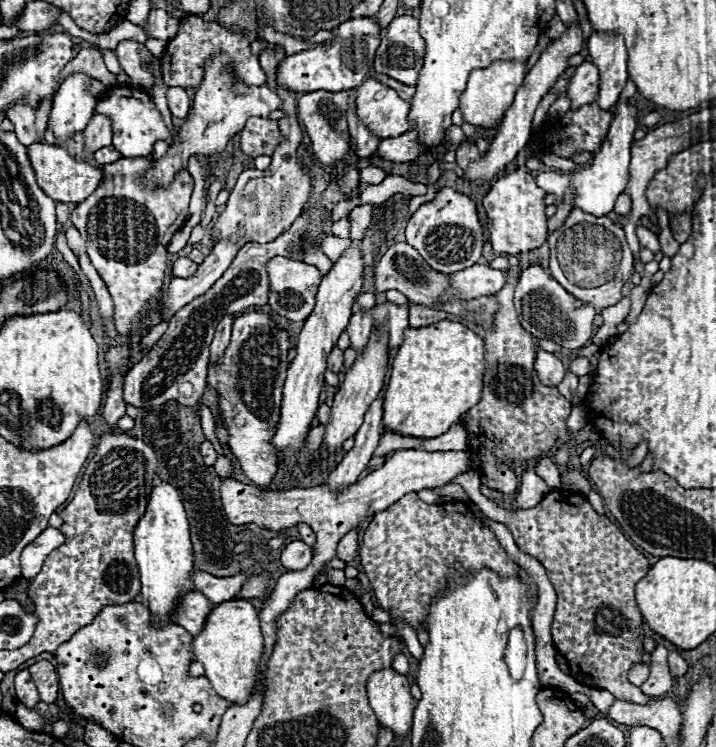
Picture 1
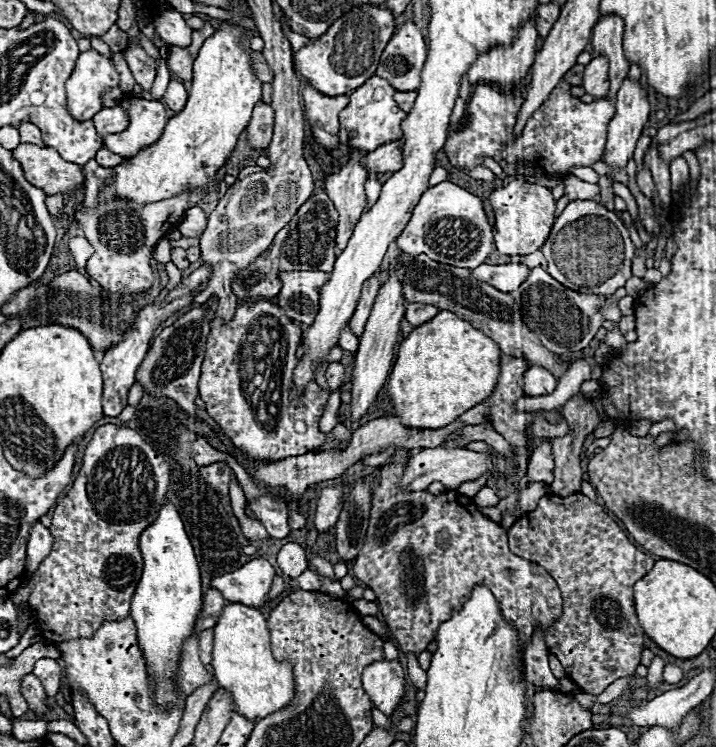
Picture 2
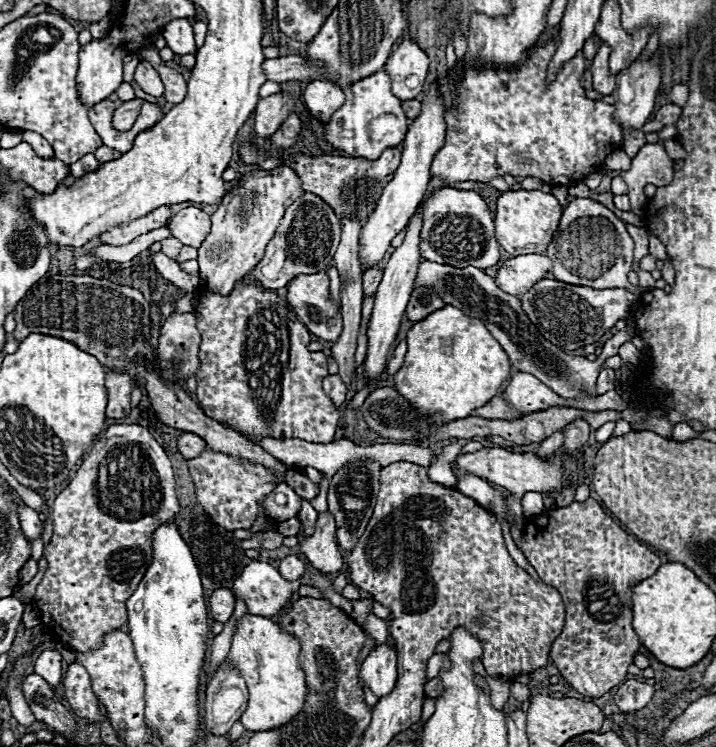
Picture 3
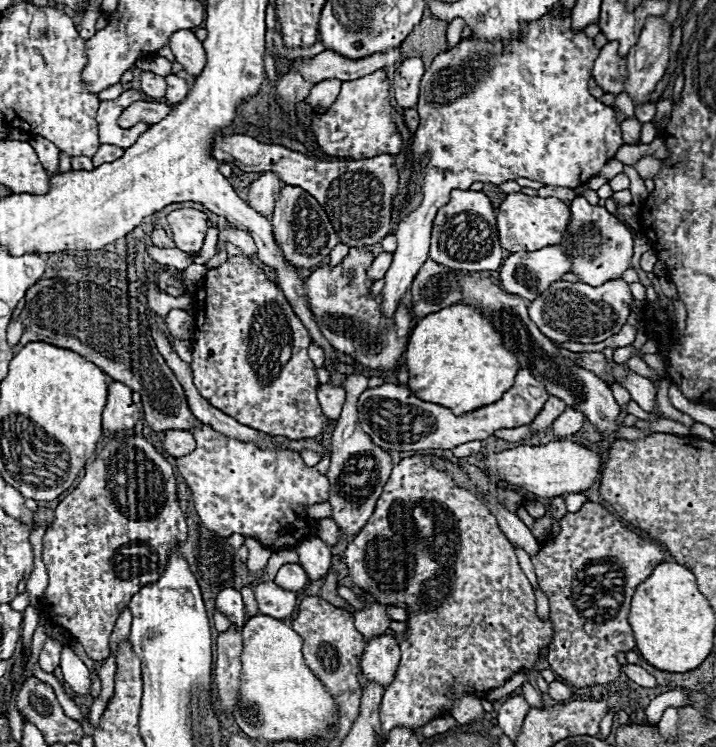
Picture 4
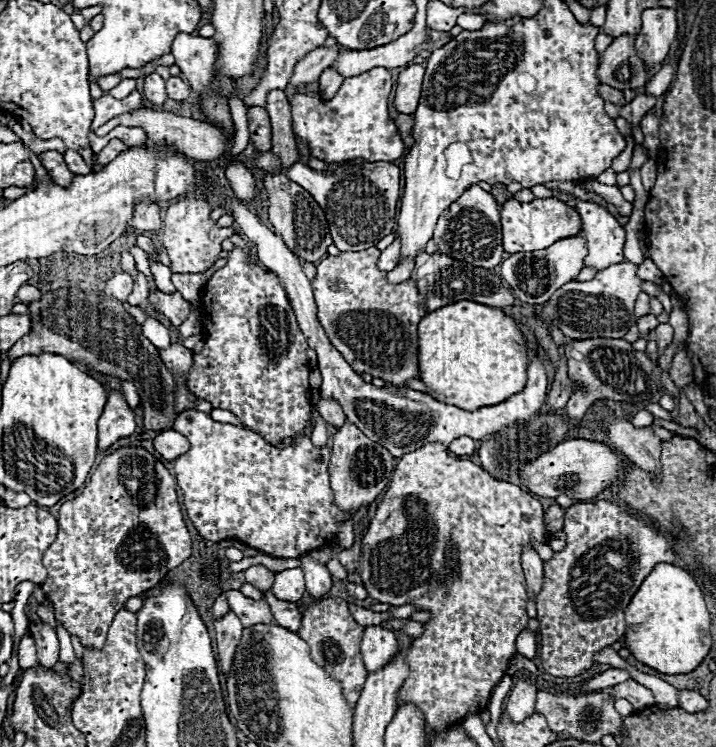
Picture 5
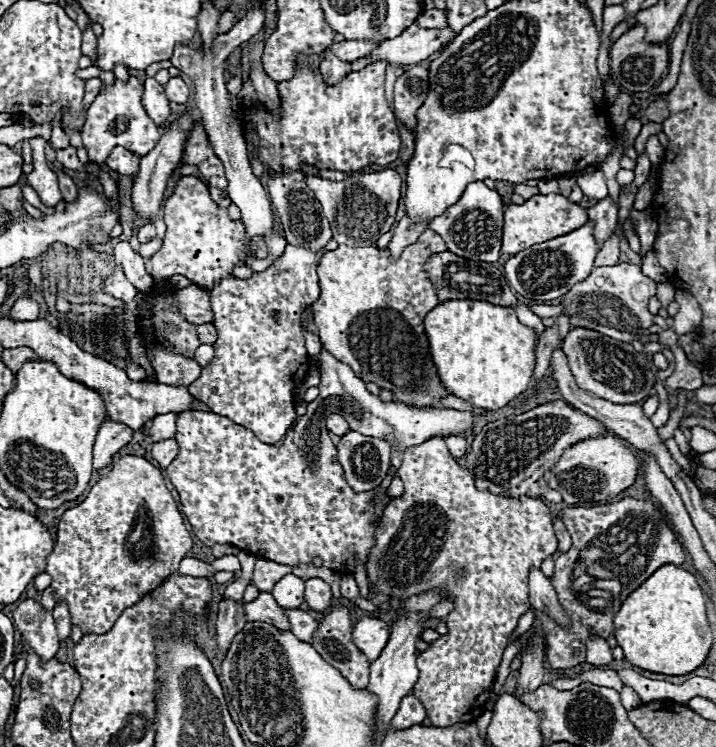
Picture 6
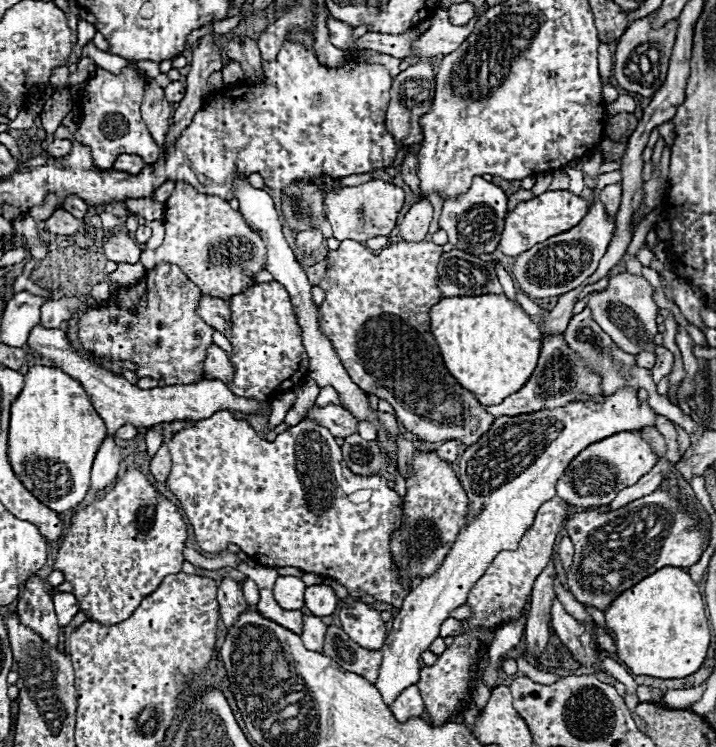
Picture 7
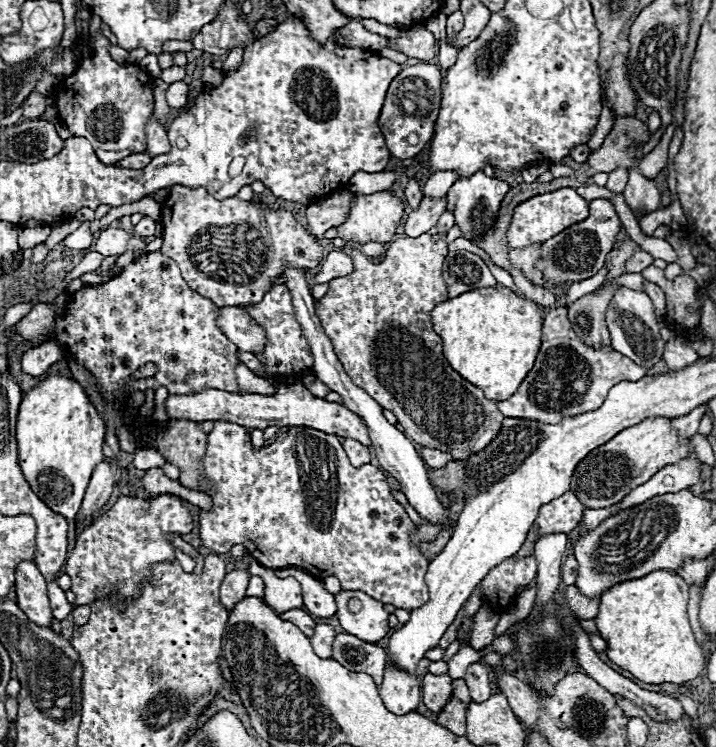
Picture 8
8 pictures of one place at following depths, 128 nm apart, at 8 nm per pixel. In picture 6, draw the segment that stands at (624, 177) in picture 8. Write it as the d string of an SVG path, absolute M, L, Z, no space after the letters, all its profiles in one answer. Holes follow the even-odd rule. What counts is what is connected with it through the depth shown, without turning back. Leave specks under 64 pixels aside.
M610 196L600 200L596 206L588 208L588 218L594 220L594 236L600 244L604 244L614 228L616 228L616 216L618 216L618 206Z

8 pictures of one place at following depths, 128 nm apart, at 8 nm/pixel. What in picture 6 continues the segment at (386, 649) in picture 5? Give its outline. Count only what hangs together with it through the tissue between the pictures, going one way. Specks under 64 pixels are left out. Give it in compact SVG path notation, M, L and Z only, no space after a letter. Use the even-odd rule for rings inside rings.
M362 616L354 622L354 632L352 632L352 640L354 644L374 662L380 652L384 650L386 642L388 642L388 624L382 622L380 618L372 618L372 616Z

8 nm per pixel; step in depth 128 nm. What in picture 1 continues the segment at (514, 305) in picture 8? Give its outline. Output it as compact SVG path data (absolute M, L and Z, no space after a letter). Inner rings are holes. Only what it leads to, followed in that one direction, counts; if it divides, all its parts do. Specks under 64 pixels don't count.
M440 320L422 328L408 328L392 362L384 396L384 428L414 438L444 434L462 414L480 402L486 372L484 338L460 322Z

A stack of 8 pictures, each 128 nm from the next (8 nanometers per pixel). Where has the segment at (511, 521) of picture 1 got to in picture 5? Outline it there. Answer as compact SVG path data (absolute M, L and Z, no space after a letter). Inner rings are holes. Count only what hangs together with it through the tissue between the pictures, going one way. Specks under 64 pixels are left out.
M600 500L594 504L574 504L566 508L564 532L566 548L562 552L556 552L554 558L544 564L544 586L536 598L536 618L540 622L540 658L544 670L552 676L570 678L588 670L594 664L596 652L622 640L626 632L624 610L630 598L656 564L674 564L676 552L672 550L670 540L650 522L626 512L622 506L610 500Z

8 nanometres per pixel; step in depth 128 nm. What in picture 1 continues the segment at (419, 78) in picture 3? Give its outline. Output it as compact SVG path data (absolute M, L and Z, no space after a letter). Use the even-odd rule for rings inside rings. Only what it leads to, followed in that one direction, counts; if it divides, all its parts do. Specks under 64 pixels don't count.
M398 16L382 34L374 70L406 86L416 86L424 52L426 44L418 34L418 20L412 16Z

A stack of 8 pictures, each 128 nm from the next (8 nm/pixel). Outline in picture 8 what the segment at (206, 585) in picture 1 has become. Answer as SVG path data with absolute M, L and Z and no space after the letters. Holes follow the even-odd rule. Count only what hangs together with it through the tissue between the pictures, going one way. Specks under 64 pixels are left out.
M318 624L316 630L314 630L314 636L310 638L312 640L312 646L314 646L314 652L320 656L320 658L332 658L332 642L334 642L334 628L328 626L328 624Z

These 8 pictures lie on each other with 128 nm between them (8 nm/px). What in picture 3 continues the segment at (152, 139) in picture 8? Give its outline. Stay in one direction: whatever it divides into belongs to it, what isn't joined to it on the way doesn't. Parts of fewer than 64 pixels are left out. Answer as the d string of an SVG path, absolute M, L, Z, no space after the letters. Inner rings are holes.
M144 60L138 64L134 80L140 84L140 88L146 94L152 94L152 96L162 96L164 94L164 86L162 86L162 80L160 80L158 72Z

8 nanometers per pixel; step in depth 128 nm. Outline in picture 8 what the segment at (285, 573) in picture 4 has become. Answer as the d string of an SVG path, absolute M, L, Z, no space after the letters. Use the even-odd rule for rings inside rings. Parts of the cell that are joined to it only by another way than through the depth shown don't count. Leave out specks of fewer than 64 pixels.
M274 570L264 572L264 584L266 584L266 592L264 592L264 602L276 612L276 614L284 614L288 610L294 608L302 608L302 592L300 592L300 582L292 576L288 578L276 578Z

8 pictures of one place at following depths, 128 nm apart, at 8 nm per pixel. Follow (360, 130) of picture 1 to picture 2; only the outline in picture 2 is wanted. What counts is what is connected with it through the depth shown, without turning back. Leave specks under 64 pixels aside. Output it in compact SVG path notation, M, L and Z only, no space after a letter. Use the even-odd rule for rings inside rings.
M354 150L348 164L338 174L330 176L326 180L326 186L324 186L326 194L330 196L330 200L334 202L336 210L340 214L338 228L336 228L336 246L338 246L338 250L346 248L358 218L366 210L364 182L368 178L368 174L360 166L360 158L364 154L366 152Z

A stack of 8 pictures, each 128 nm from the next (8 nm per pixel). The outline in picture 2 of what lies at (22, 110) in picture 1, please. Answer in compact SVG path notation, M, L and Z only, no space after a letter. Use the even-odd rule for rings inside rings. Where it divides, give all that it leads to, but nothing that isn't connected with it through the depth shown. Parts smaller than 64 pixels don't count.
M24 122L18 130L20 130L20 142L30 142L30 144L36 144L36 146L44 146L44 142L40 142L42 140L40 130L34 124Z

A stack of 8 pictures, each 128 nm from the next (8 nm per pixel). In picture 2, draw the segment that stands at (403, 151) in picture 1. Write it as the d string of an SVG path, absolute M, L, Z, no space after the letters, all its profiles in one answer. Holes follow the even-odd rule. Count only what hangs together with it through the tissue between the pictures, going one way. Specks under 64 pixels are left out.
M394 140L384 146L380 146L374 152L368 152L360 162L362 168L368 172L368 176L384 174L384 172L396 172L402 168L402 142Z

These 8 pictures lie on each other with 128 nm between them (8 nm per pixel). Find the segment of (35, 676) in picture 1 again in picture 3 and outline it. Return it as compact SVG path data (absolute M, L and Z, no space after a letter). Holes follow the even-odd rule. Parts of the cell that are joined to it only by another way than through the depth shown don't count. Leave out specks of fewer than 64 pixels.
M44 650L40 654L40 658L36 660L36 666L34 666L34 672L40 674L42 678L46 678L46 682L56 688L60 678L62 678L62 664L60 664L62 656L58 650Z

